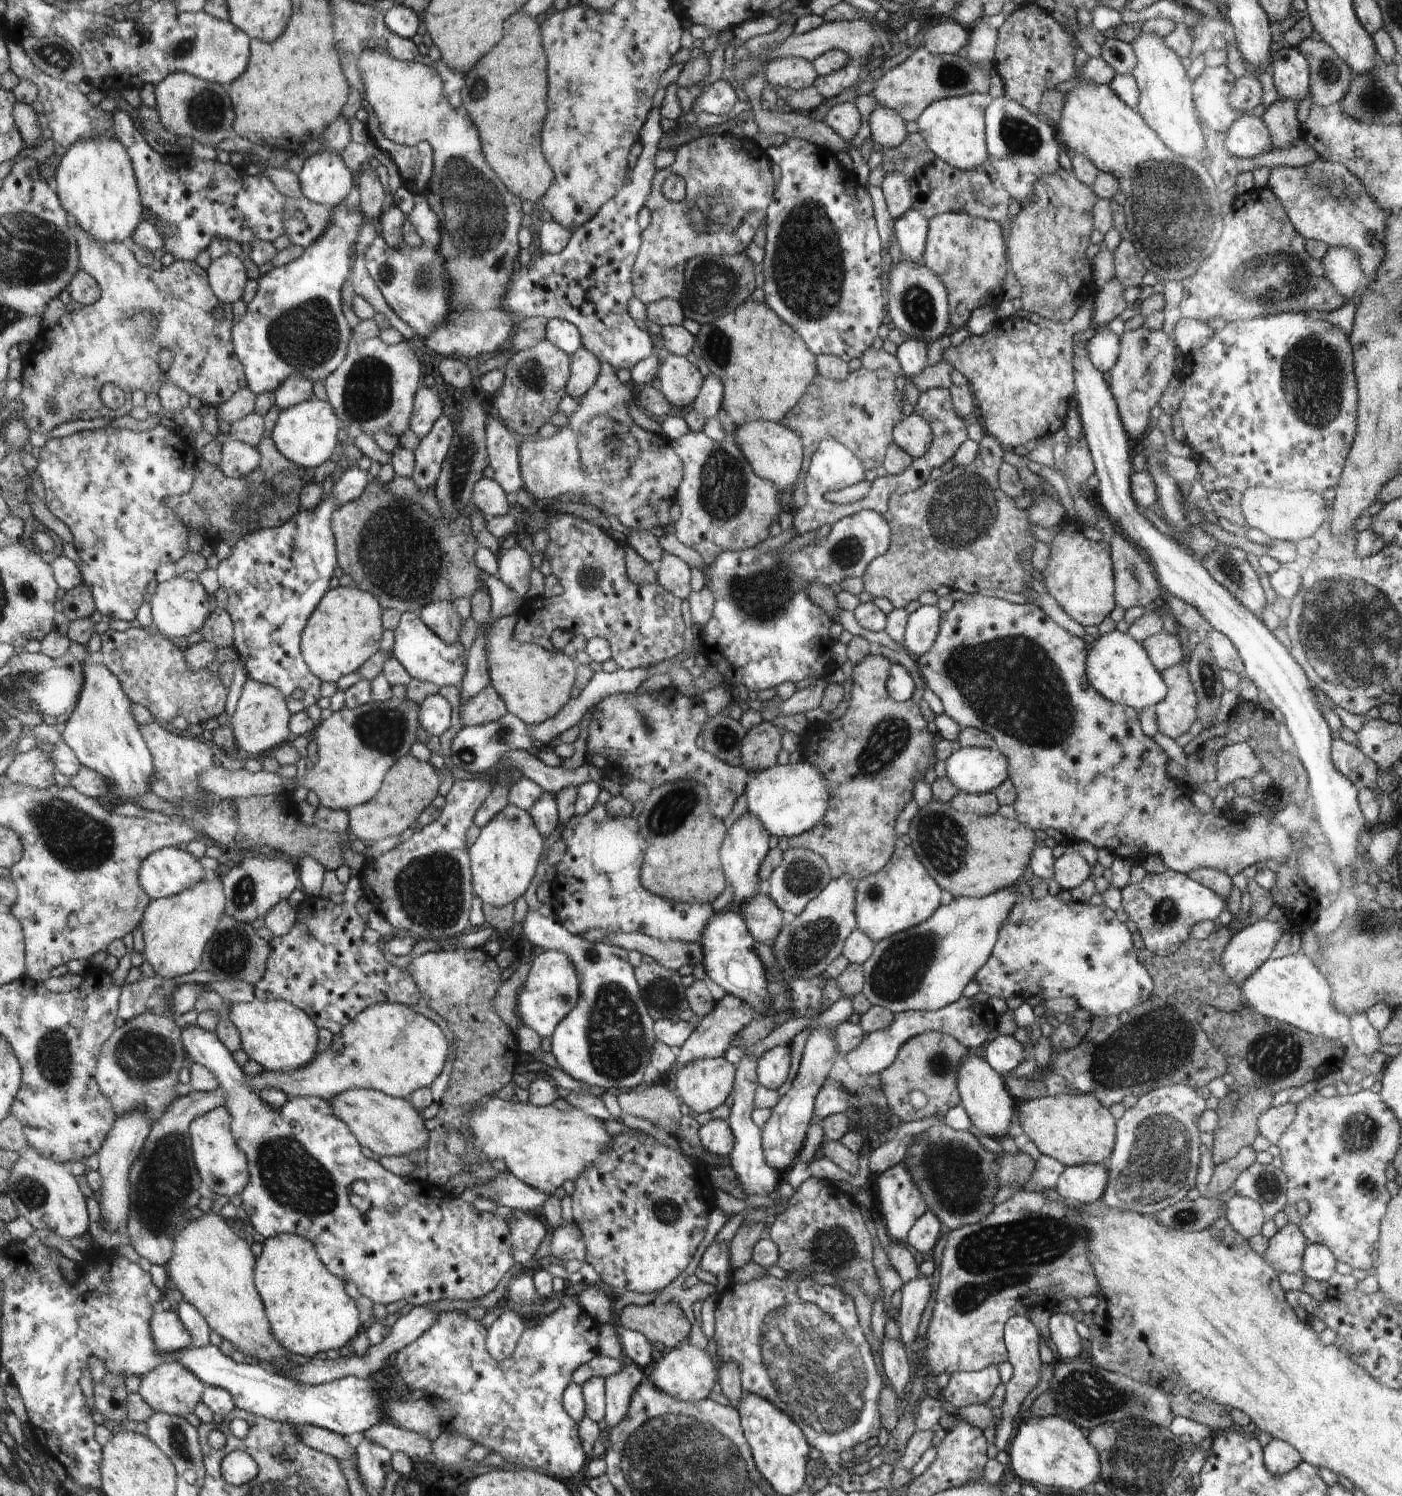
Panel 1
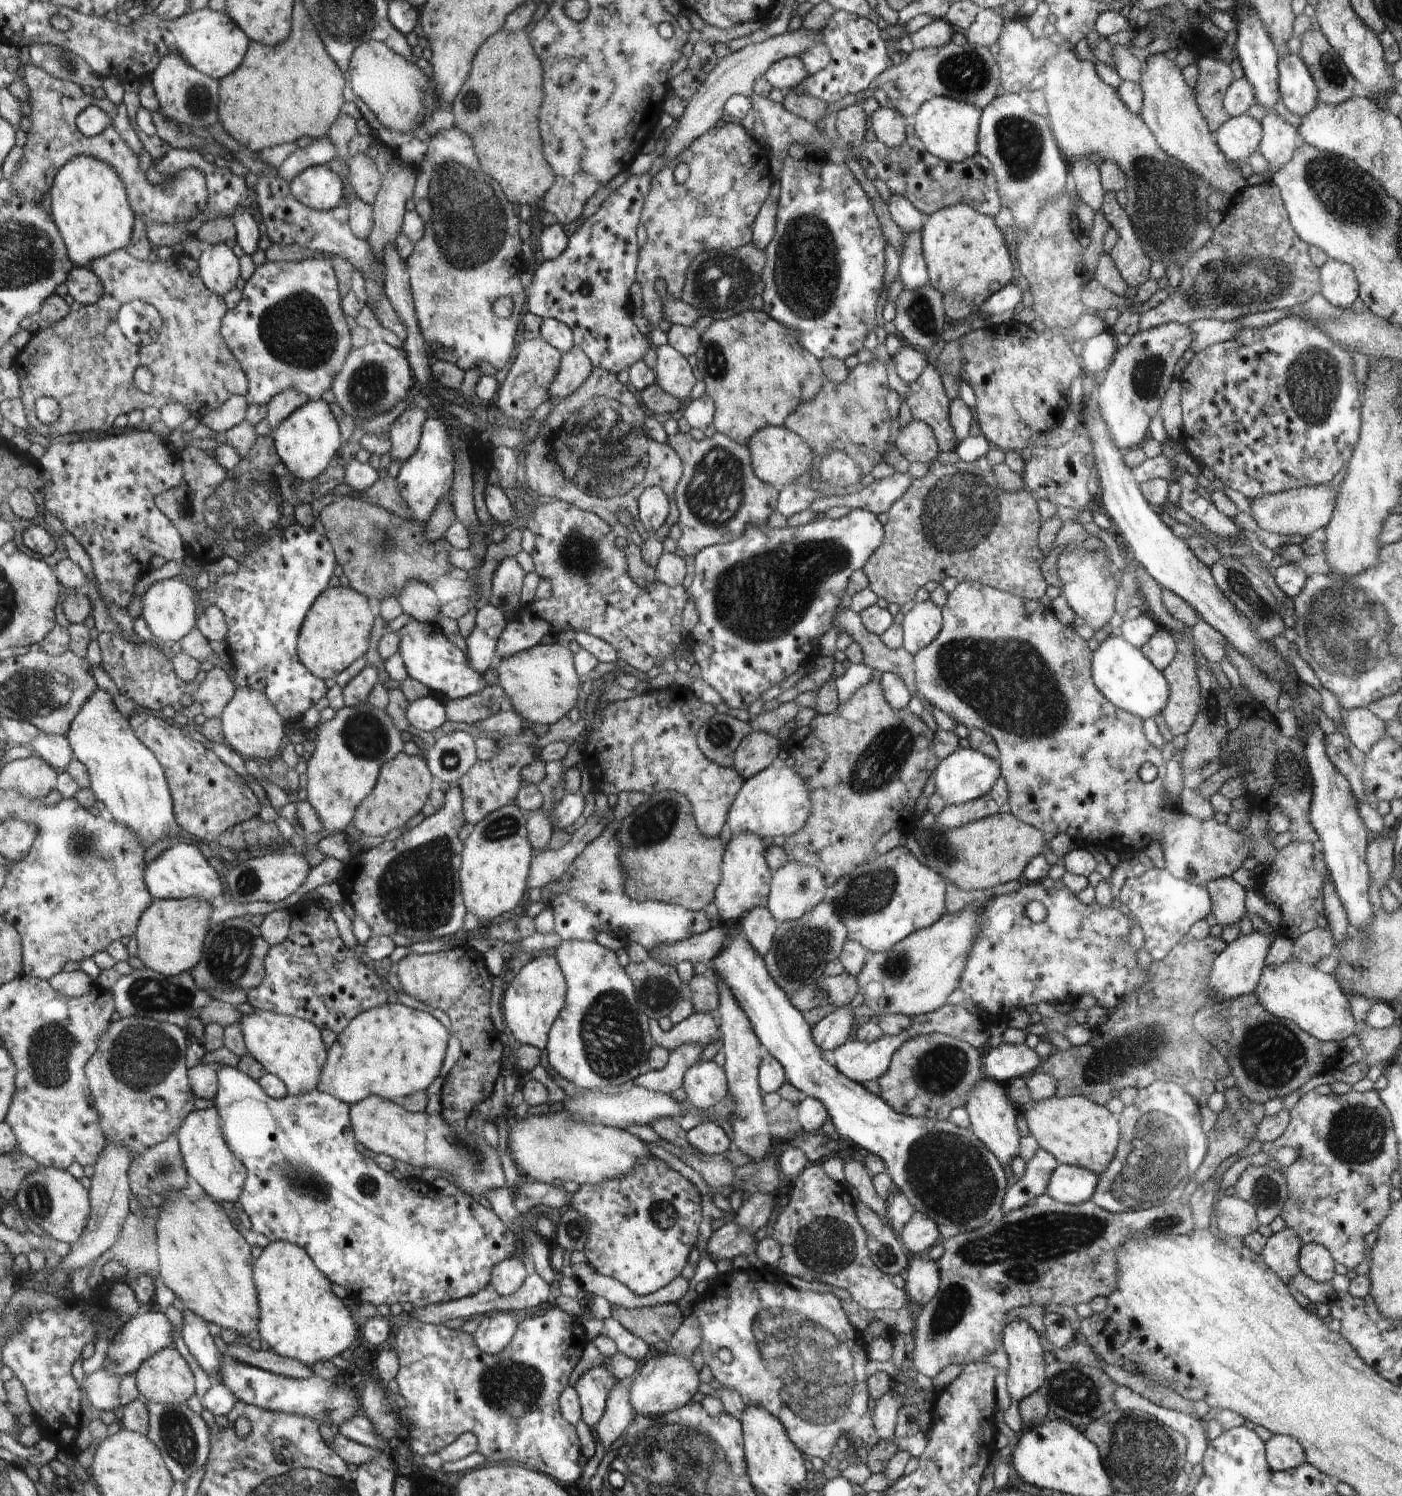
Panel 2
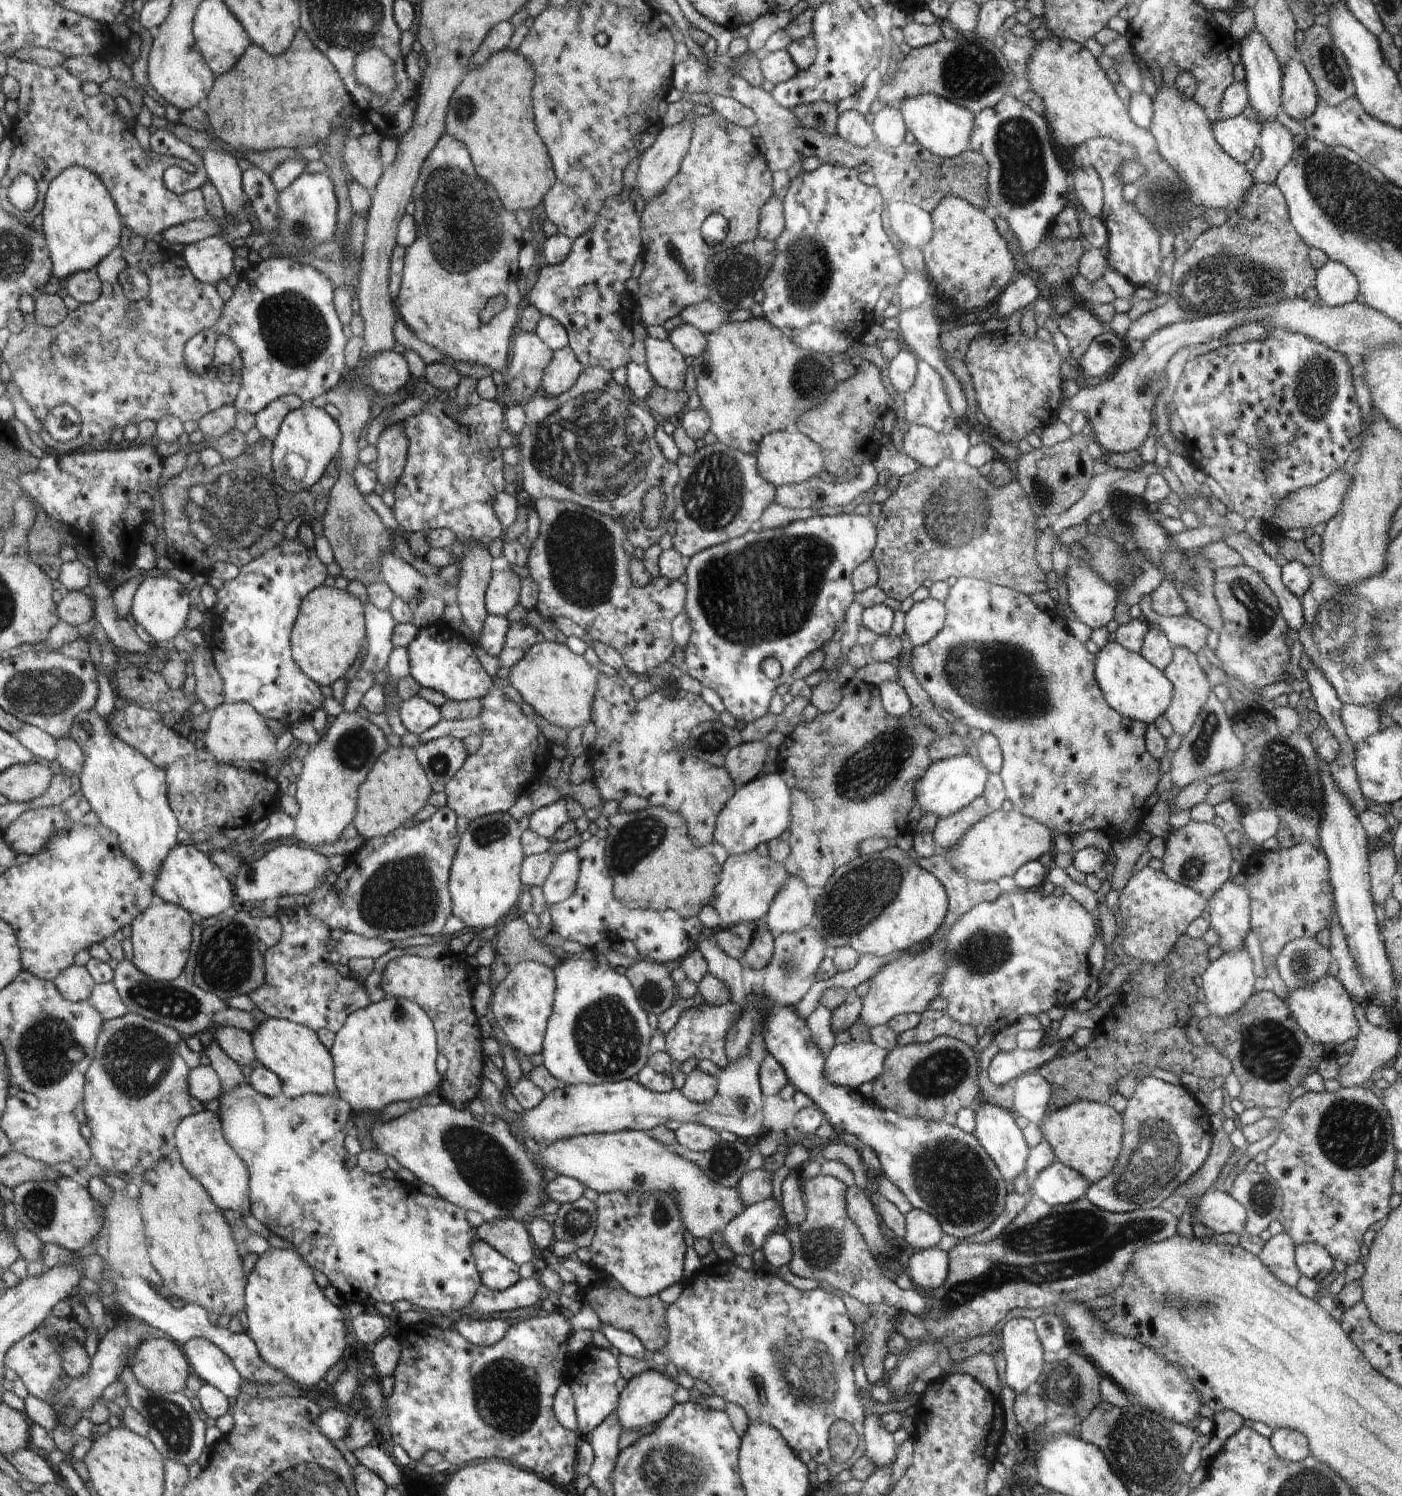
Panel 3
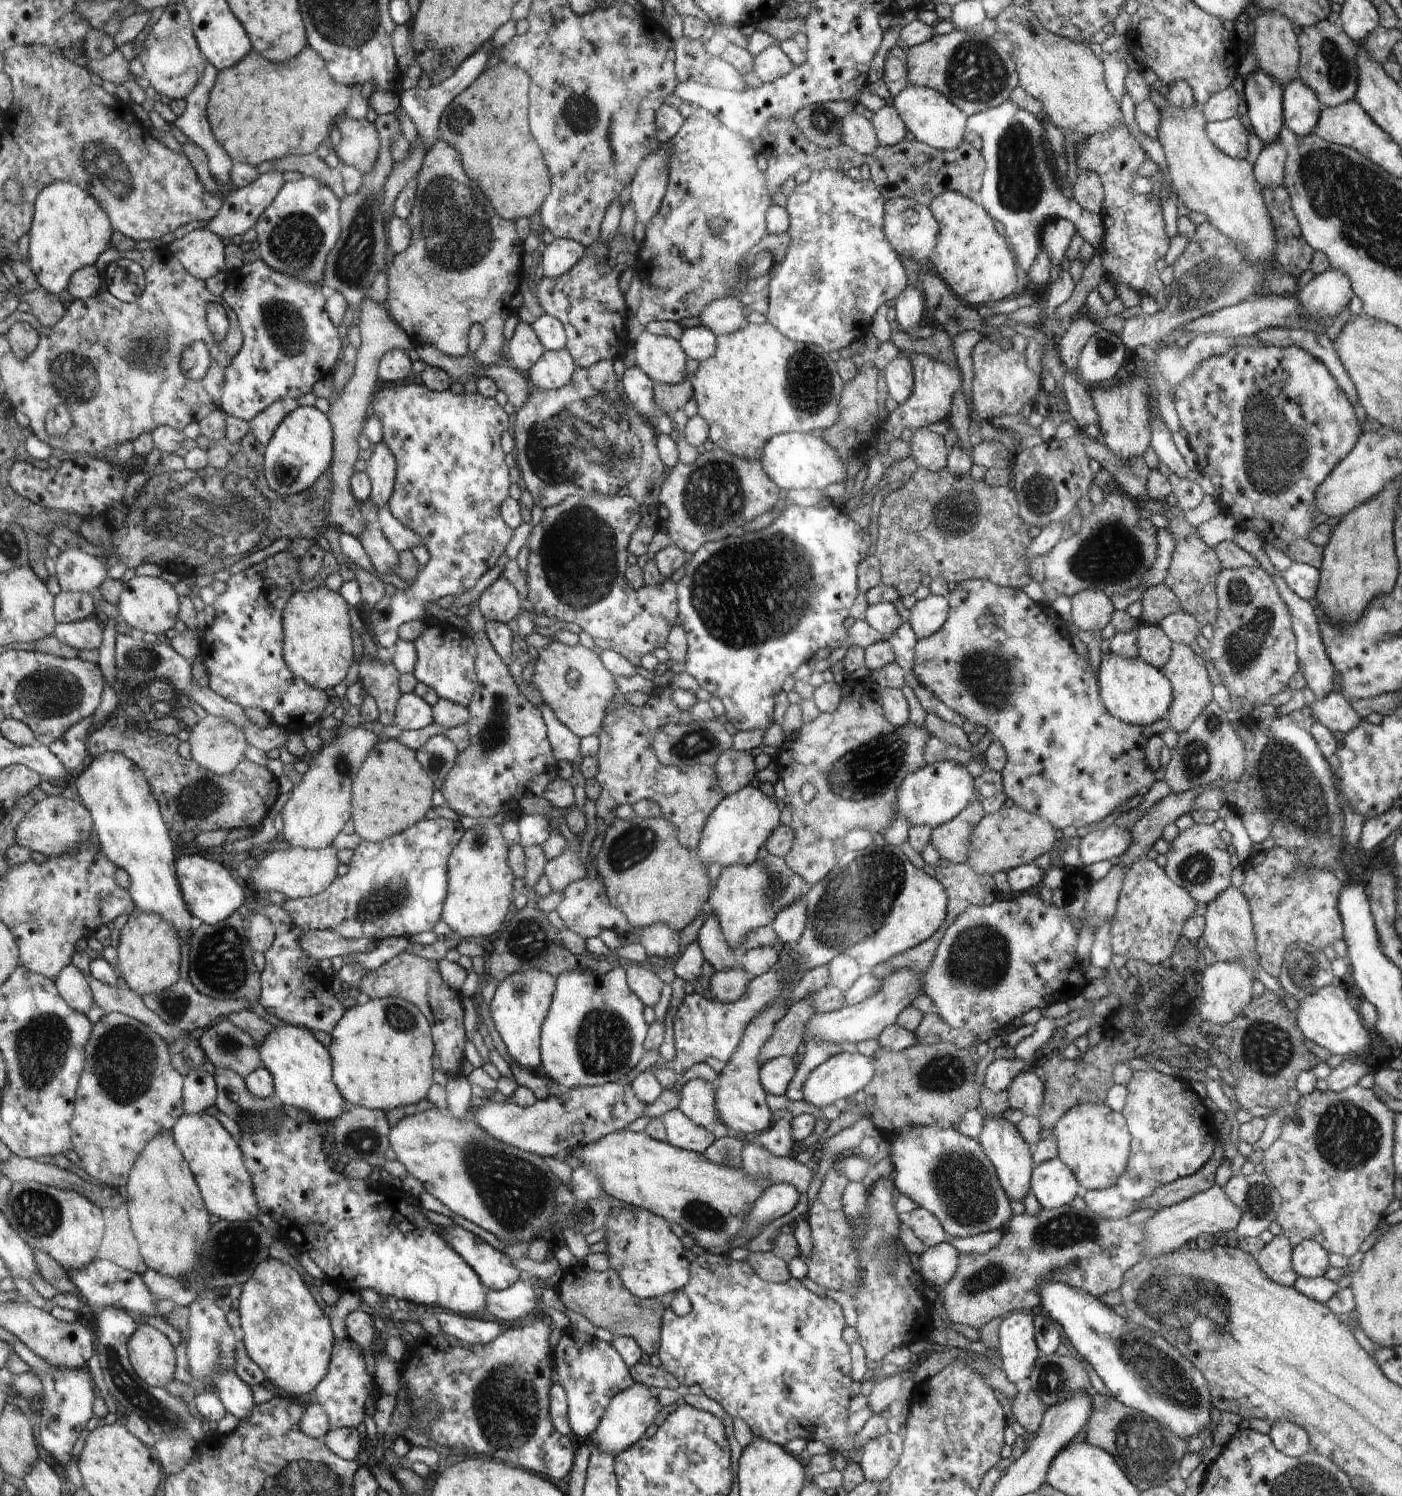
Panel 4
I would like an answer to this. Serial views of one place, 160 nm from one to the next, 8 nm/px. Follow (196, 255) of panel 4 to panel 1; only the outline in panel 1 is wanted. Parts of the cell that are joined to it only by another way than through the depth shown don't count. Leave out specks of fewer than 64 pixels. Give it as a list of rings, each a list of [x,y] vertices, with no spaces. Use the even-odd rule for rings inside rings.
[[[224,255],[213,260],[206,270],[211,289],[224,303],[233,305],[242,299],[248,282],[244,264],[235,256]]]

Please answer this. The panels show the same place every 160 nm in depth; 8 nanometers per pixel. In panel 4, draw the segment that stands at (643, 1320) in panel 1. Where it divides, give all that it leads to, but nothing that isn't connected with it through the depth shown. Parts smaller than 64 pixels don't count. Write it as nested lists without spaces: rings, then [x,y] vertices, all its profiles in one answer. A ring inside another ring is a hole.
[[[583,1262],[570,1265],[558,1282],[557,1293],[566,1308],[582,1313],[595,1327],[608,1329],[614,1337],[632,1337],[642,1352],[649,1356],[659,1352],[662,1340],[662,1314],[665,1314],[660,1300],[656,1297],[641,1299],[633,1295],[612,1267],[600,1272],[591,1270]]]

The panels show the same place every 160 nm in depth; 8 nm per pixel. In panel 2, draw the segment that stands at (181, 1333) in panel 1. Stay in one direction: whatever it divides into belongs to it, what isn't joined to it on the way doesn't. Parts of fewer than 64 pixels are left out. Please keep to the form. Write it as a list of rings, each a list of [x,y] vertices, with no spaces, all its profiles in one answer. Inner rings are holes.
[[[152,1310],[145,1314],[138,1314],[132,1317],[130,1322],[126,1323],[125,1327],[121,1329],[120,1334],[115,1337],[113,1348],[110,1349],[110,1357],[112,1357],[114,1364],[109,1366],[108,1369],[122,1378],[137,1373],[146,1360],[174,1345],[175,1338],[174,1325],[165,1312],[161,1312],[161,1310],[154,1312]]]

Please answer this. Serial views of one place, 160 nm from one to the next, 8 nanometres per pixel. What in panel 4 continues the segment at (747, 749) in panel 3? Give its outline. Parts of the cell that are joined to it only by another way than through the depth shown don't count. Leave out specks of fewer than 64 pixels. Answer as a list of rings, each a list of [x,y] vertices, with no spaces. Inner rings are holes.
[[[734,747],[722,752],[712,767],[725,796],[738,792],[756,776],[752,753],[736,750]]]

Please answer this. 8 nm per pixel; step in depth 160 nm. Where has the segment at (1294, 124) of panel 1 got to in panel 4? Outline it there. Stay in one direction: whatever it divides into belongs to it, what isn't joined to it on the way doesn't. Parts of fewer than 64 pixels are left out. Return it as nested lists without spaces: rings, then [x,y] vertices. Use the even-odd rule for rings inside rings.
[[[1282,141],[1264,143],[1263,148],[1255,164],[1253,164],[1253,175],[1259,185],[1268,188],[1283,186],[1285,175],[1285,160],[1287,150]]]

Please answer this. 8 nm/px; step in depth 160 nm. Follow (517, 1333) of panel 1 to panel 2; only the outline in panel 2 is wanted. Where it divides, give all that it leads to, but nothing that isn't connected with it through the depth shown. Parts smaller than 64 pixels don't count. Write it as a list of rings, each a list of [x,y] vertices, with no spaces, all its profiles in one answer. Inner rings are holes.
[[[506,1311],[480,1318],[476,1333],[472,1334],[480,1350],[495,1355],[502,1353],[515,1336],[516,1322]]]

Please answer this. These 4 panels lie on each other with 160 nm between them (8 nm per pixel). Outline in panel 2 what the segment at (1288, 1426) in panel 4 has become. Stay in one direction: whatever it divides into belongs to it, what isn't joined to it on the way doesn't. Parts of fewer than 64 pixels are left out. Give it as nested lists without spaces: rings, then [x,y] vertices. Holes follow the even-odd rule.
[[[1272,1435],[1265,1442],[1267,1463],[1275,1471],[1294,1470],[1305,1462],[1305,1452],[1302,1445],[1288,1435]]]

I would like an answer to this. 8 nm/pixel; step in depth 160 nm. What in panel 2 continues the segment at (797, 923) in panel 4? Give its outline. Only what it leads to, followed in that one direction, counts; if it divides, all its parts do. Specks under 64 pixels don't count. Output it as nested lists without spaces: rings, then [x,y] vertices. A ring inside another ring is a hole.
[[[788,861],[773,872],[766,908],[778,922],[795,921],[804,914],[812,912],[815,906],[826,898],[828,890],[826,879],[815,866]]]

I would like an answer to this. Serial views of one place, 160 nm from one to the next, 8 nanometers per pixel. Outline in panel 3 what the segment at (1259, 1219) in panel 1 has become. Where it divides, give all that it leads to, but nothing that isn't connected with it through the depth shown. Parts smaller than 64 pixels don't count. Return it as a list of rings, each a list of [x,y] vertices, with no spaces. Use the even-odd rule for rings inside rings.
[[[1211,1188],[1199,1198],[1192,1220],[1200,1219],[1205,1226],[1217,1233],[1245,1230],[1247,1212],[1237,1200],[1224,1192],[1223,1188]]]

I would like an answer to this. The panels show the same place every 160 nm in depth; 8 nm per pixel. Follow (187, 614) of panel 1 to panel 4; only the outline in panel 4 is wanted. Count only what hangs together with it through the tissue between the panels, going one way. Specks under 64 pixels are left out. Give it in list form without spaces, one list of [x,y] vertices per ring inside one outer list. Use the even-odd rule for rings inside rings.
[[[136,575],[126,584],[118,607],[120,618],[130,626],[142,632],[153,632],[162,639],[166,639],[167,632],[174,628],[178,620],[178,596],[176,596],[173,584],[161,577]]]

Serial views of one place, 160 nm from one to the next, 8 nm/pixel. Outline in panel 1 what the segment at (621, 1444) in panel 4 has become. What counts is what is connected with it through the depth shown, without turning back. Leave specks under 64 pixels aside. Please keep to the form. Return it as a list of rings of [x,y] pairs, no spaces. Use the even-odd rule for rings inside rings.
[[[688,1342],[684,1343],[684,1346],[667,1349],[662,1357],[654,1362],[651,1381],[661,1391],[674,1398],[698,1402],[698,1400],[706,1399],[706,1396],[712,1392],[716,1378],[718,1378],[718,1362],[706,1352],[706,1349],[693,1346]]]

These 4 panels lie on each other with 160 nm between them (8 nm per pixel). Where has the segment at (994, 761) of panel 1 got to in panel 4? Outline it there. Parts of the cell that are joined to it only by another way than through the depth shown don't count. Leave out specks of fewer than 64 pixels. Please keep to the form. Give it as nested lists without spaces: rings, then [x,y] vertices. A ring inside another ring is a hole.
[[[938,761],[908,773],[898,787],[898,814],[912,825],[928,825],[931,829],[958,816],[978,793],[975,778],[965,766],[952,761]]]

